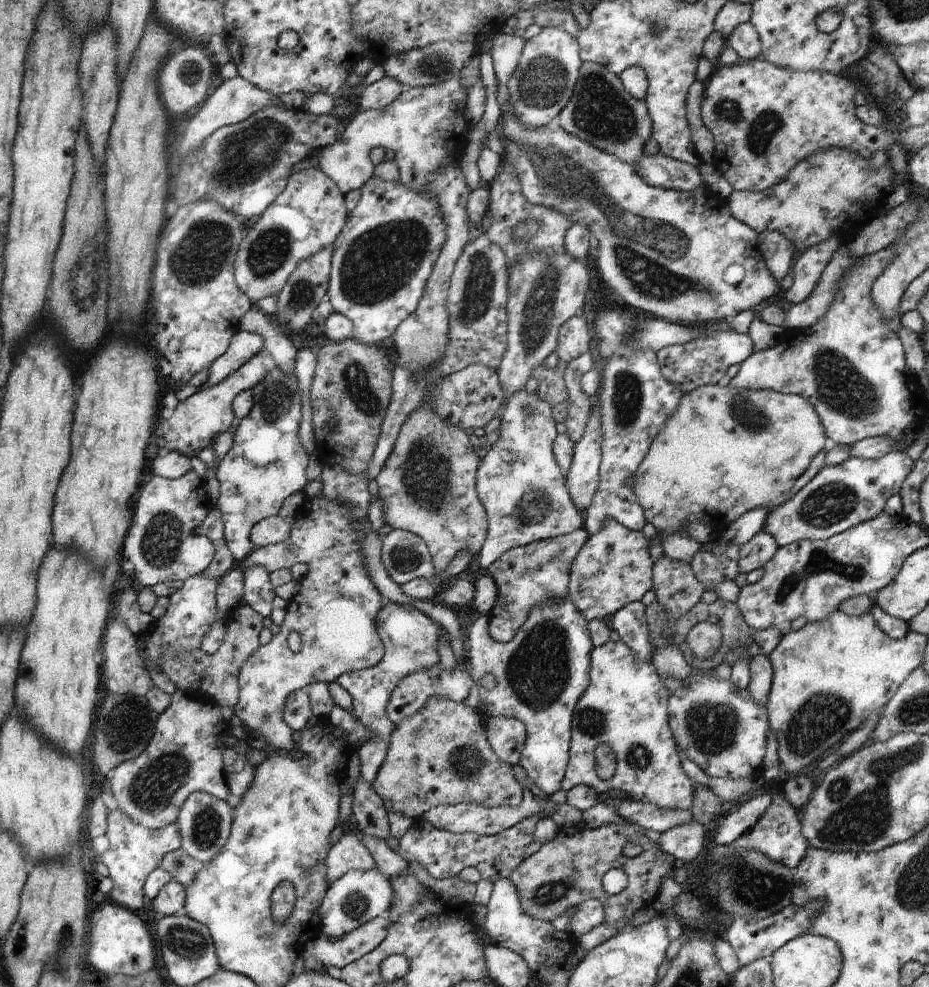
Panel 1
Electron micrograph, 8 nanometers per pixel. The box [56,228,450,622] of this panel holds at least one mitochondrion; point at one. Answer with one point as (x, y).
(161, 542)

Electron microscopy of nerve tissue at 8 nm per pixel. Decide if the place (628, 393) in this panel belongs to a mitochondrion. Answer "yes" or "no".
yes

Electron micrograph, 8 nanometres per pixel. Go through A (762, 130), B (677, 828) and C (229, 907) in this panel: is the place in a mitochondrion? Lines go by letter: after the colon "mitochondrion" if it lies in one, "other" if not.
A: mitochondrion
B: other
C: other

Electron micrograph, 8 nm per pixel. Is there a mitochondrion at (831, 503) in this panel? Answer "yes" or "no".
yes

